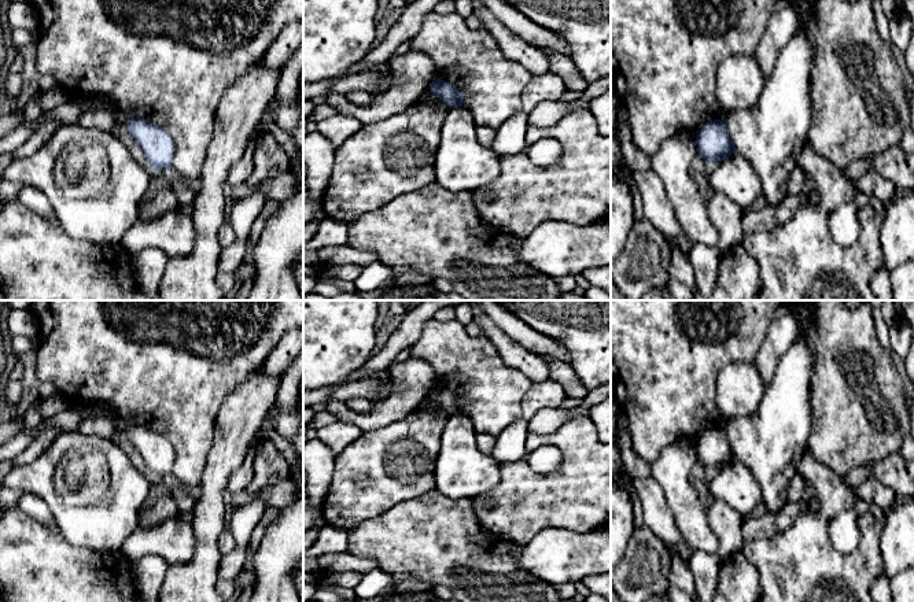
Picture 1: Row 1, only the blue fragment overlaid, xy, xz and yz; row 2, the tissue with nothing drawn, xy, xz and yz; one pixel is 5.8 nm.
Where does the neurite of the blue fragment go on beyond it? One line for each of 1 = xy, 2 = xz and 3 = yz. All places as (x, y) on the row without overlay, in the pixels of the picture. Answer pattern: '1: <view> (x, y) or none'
1: none
2: none
3: none

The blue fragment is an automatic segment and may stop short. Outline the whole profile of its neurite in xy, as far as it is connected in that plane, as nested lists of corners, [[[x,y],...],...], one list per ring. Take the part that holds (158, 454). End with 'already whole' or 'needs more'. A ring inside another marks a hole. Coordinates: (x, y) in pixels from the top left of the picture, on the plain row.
[[[133,425],[125,433],[144,459],[151,477],[170,479],[174,466],[174,448],[167,439],[143,425]]] | already whole

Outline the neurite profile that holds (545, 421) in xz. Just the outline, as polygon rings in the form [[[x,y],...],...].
[[[611,383],[589,391],[583,402],[572,409],[541,410],[528,421],[528,432],[546,435],[556,431],[572,414],[589,416],[590,409],[611,396]]]

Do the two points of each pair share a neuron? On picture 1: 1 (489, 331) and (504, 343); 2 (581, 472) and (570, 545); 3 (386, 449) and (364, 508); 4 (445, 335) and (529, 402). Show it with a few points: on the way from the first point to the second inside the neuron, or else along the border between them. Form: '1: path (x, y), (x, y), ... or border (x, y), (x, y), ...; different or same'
1: path (493, 332), (500, 339); same
2: border (596, 528), (563, 530), (545, 527), (540, 531); different
3: path (384, 464), (367, 482), (364, 492); same
4: border (534, 383), (522, 401), (522, 417); different

